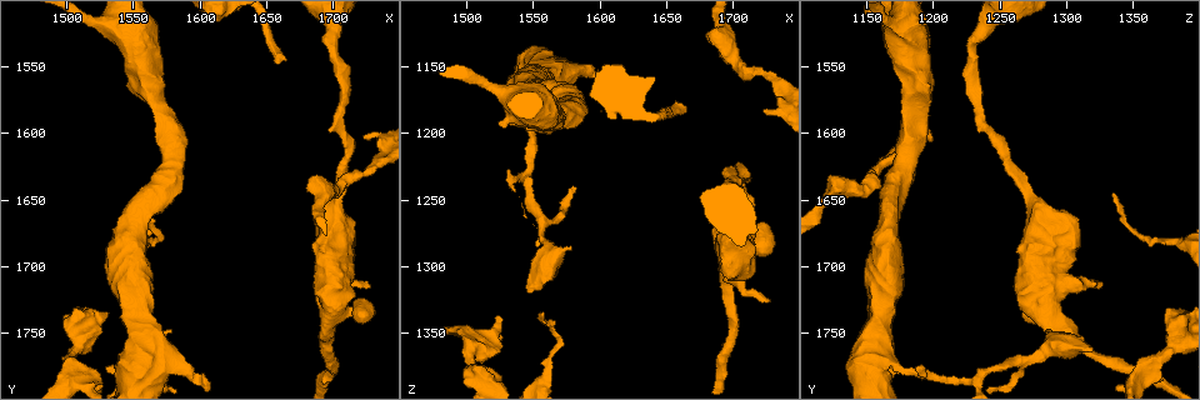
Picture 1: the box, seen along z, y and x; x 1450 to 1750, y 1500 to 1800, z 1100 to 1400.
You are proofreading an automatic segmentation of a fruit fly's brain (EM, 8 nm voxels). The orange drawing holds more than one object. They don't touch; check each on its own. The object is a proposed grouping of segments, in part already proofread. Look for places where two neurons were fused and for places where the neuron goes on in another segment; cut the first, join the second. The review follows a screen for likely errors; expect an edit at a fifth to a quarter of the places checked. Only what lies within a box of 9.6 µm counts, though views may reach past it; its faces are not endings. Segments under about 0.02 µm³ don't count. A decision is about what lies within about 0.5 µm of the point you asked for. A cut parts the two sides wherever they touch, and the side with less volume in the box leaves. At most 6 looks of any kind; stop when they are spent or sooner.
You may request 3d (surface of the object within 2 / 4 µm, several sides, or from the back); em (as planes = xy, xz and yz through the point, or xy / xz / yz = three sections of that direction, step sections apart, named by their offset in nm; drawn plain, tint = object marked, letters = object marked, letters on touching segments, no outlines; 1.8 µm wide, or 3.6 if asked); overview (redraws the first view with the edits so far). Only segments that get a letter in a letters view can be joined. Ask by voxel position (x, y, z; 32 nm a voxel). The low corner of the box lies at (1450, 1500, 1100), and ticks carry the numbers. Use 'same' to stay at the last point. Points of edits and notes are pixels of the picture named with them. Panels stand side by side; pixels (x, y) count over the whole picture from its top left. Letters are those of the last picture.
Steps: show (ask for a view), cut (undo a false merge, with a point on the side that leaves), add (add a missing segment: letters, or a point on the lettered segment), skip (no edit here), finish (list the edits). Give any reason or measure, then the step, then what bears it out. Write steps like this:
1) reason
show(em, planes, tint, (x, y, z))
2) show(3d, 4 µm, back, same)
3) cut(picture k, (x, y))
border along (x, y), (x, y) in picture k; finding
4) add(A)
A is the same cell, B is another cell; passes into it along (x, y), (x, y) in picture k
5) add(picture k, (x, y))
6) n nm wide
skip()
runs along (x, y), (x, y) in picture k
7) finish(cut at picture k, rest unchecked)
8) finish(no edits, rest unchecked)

show(em, xy, step 8, letters, (1546, 1784, 1234))

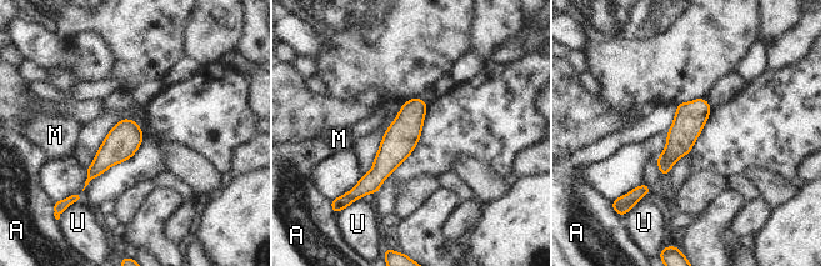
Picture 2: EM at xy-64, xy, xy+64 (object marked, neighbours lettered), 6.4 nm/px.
200 nm wide
skip()
A, M and U are other cells; runs along (417, 101), (394, 150), (361, 191) in picture 2; one neuron here

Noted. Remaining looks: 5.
branch stops here
show(em, 3.6 µm, yz, step 8, letters, (1496, 1738, 1386))

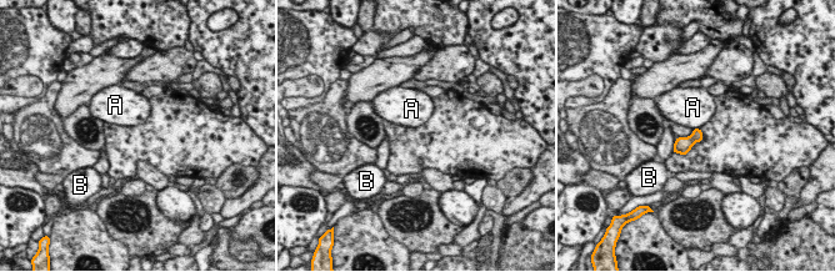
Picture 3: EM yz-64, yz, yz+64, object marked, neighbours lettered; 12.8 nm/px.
skip()
A and B are other cells; no lettered segment goes on from it

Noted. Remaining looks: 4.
branch stops here
show(em, planes, letters, (1666, 1544, 1182))

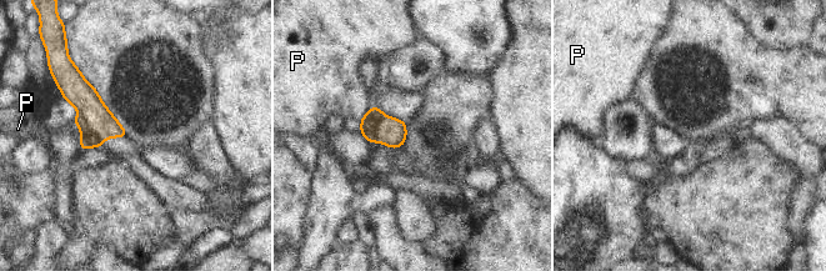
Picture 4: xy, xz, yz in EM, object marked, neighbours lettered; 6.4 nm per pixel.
P touches over 140 nm
skip()
P is another cell; border along (373, 104), (359, 119) in picture 4; no lettered segment goes on from it

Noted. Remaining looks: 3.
finish(no edits, rest unchecked)

